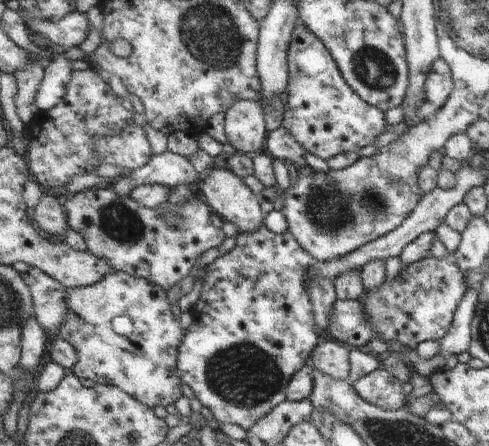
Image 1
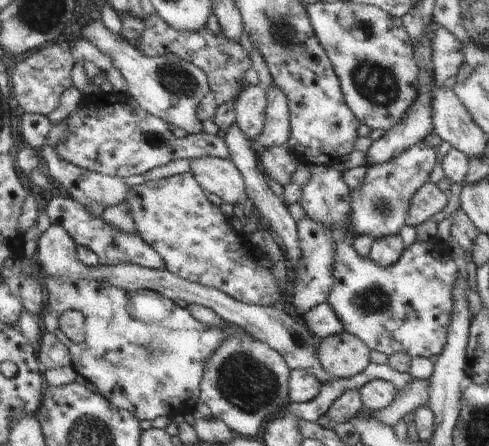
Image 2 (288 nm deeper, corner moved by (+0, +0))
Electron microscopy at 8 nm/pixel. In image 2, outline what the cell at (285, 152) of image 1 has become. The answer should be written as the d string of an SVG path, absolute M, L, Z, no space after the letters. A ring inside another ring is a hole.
M309 164L309 172L311 178L303 186L299 206L307 216L335 230L335 250L339 256L329 304L343 318L347 332L359 336L371 350L379 350L389 358L395 354L411 354L413 358L443 356L457 306L455 284L461 278L447 242L441 242L437 236L429 238L429 242L415 242L395 266L381 268L371 258L363 258L355 248L353 236L347 234L353 208L349 184L341 178L341 172L331 166L313 164Z

